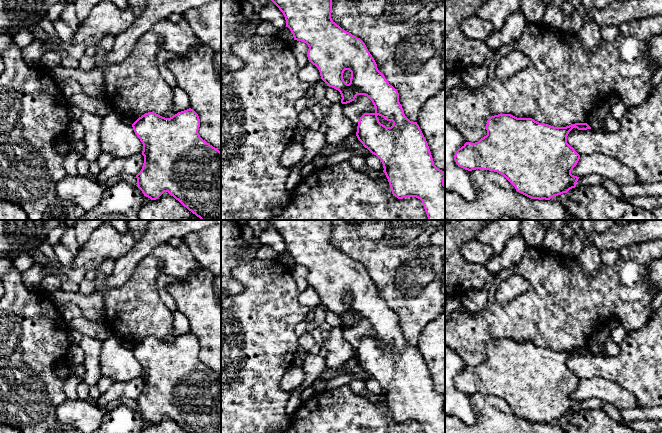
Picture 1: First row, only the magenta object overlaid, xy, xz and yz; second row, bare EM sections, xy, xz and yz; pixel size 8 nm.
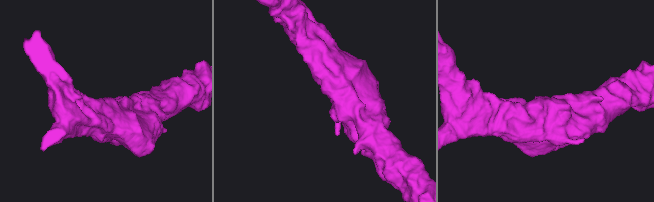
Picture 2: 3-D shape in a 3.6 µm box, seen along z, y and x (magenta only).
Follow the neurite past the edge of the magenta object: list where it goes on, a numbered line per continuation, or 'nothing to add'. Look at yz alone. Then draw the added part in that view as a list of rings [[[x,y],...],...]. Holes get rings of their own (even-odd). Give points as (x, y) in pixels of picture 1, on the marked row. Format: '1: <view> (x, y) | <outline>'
nothing to add

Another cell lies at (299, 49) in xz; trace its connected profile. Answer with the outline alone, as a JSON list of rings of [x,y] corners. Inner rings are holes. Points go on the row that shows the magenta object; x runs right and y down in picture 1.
[[[294,40],[291,43],[291,51],[296,58],[298,70],[304,68],[309,63],[307,57],[308,49],[308,45],[304,42]]]

